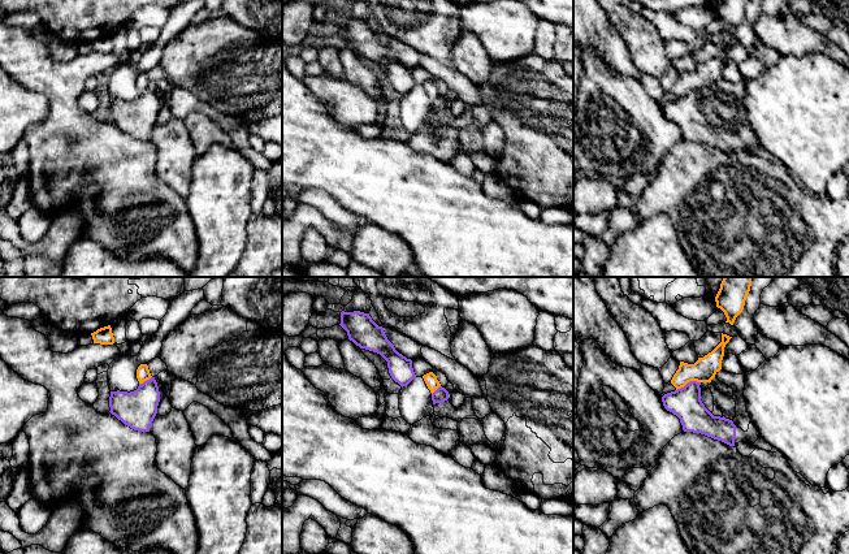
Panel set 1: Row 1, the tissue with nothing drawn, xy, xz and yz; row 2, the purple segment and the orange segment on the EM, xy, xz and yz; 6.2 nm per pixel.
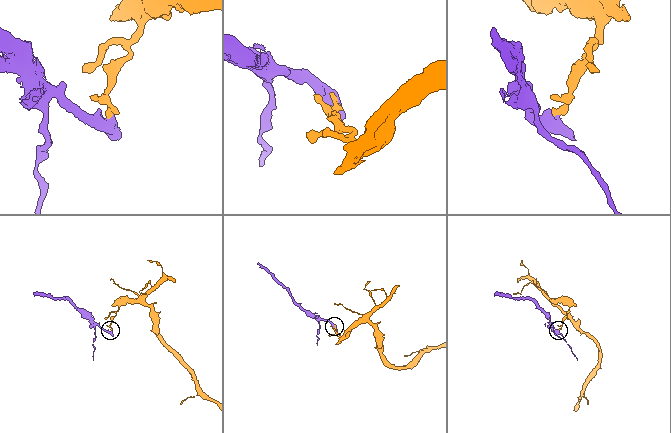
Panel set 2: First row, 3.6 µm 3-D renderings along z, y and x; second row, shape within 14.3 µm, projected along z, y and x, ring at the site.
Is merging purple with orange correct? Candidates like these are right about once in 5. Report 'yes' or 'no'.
no

